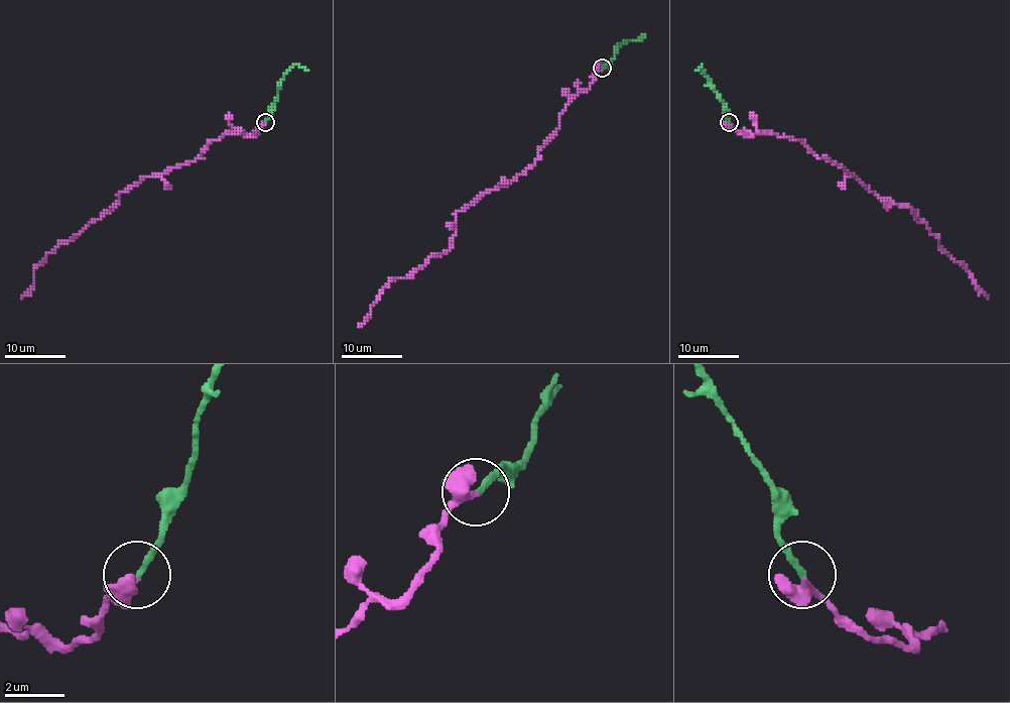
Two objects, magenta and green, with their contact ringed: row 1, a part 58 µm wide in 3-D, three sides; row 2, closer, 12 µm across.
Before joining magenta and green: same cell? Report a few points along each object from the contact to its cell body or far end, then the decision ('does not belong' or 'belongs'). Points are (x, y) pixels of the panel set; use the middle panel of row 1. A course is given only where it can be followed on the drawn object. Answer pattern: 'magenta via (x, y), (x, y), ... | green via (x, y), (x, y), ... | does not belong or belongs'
magenta via (601, 69), (588, 88), (574, 96), (534, 164), (455, 215), (452, 245), (406, 277), (393, 278), (358, 328) | green via (601, 69), (614, 60), (614, 53), (623, 44), (639, 39), (645, 33) | belongs

